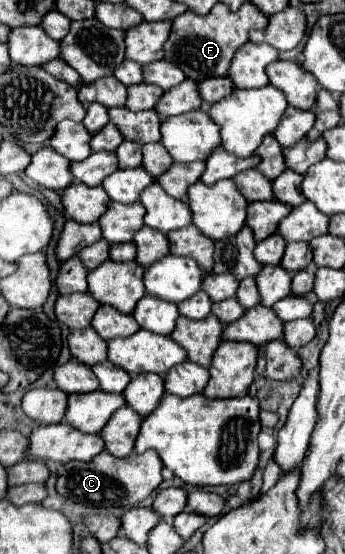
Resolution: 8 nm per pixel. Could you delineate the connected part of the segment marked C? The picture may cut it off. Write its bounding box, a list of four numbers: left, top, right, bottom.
[57,450,163,508]

